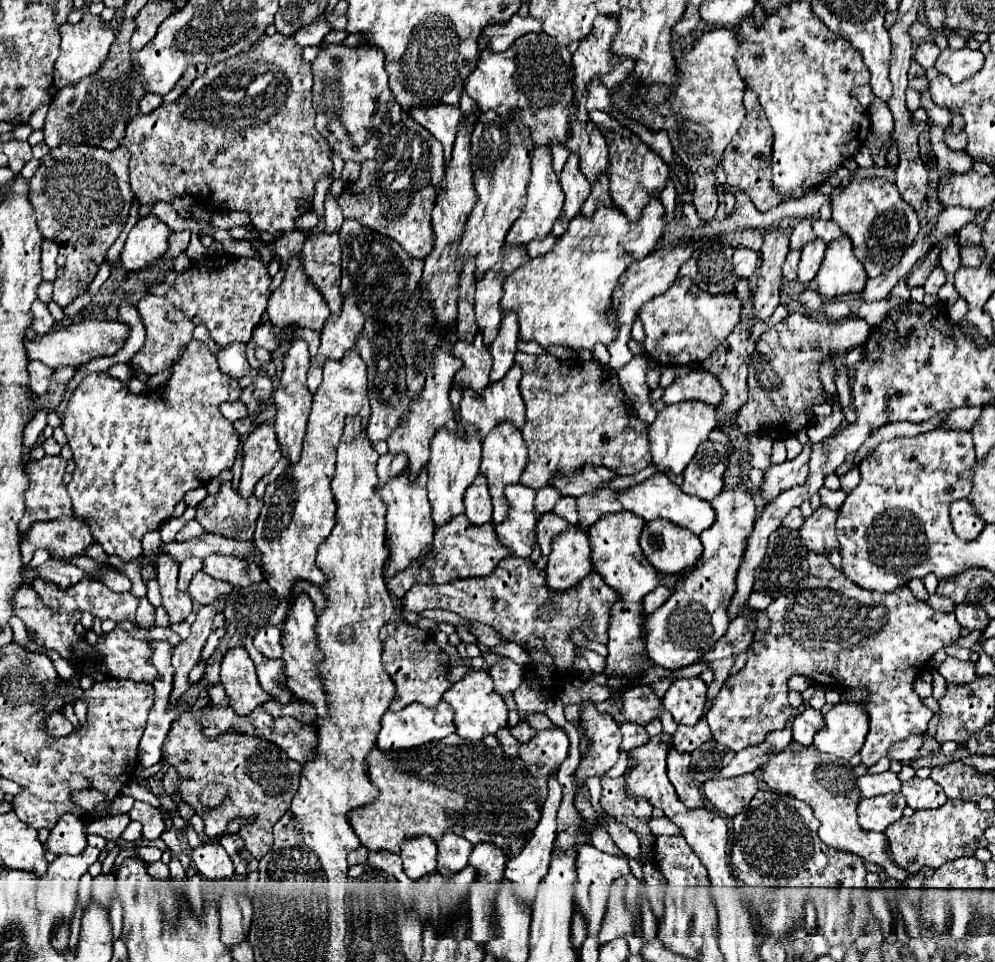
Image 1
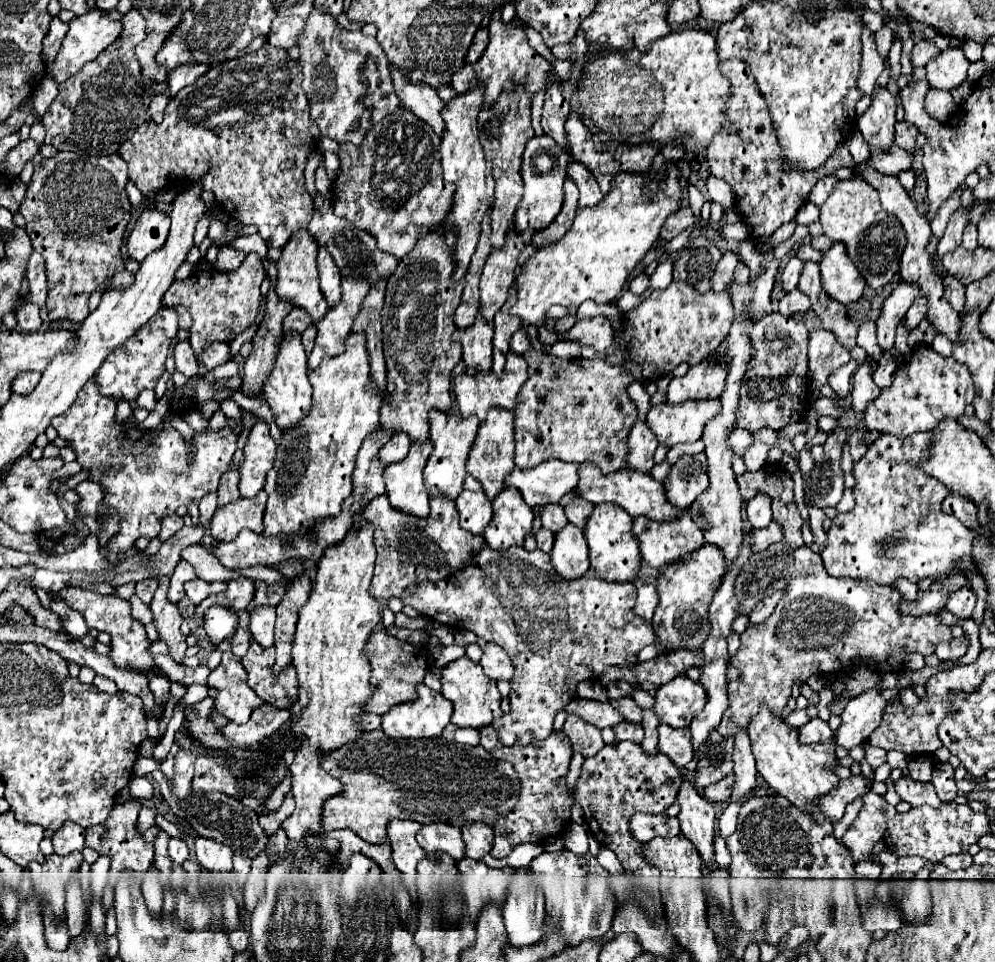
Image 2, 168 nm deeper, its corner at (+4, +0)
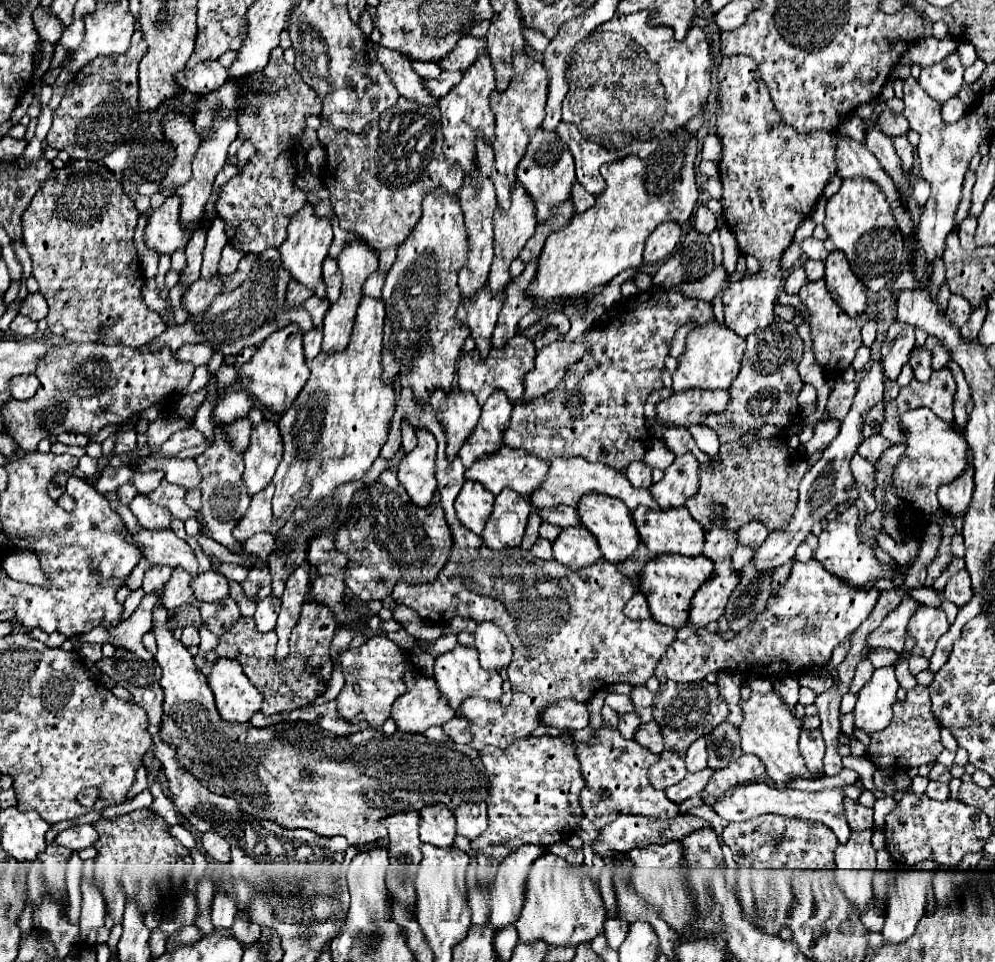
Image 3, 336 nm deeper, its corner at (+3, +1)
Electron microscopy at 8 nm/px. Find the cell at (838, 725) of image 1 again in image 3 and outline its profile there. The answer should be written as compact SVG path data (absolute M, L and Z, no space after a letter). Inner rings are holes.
M894 667L876 669L872 679L858 693L858 703L854 709L856 727L866 733L884 729L892 721L892 705L896 703L896 691L898 681L894 675Z

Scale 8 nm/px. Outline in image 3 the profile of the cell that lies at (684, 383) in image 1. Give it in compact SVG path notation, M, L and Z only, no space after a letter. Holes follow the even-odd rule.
M710 321L708 325L700 325L694 331L688 333L686 337L686 349L684 353L676 359L678 369L672 373L674 381L674 391L686 391L686 389L728 389L730 383L734 381L742 353L744 353L746 341L732 333L726 325Z

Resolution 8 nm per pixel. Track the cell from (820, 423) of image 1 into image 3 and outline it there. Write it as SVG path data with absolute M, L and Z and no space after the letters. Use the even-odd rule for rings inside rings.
M836 419L818 421L818 423L814 425L812 439L799 448L802 449L807 456L812 455L817 450L825 449L839 433L840 425L841 422ZM830 429L832 429L832 431L830 431Z

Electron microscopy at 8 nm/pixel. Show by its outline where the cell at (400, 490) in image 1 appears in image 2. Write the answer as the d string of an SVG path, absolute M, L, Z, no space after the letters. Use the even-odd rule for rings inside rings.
M431 442L411 444L411 450L403 462L385 468L385 490L389 504L405 514L427 518L429 514L429 494L423 486L423 468L431 454Z

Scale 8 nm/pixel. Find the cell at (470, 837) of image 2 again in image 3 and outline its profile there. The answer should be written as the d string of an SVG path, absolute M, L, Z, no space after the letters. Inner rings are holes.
M466 801L464 805L458 805L454 809L454 817L456 817L458 833L468 839L476 839L488 827L488 815L484 803Z

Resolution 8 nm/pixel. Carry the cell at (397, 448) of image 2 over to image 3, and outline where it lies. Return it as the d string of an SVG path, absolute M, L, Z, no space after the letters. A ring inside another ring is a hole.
M404 421L404 425L402 425L402 447L404 447L406 453L410 453L410 451L416 447L414 427L412 427L408 421Z

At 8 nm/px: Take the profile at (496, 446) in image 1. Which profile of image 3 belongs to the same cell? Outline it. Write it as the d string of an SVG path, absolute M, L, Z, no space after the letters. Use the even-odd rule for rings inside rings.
M496 391L492 393L492 397L488 397L488 401L482 405L482 417L478 425L458 453L464 467L470 467L476 459L500 449L506 423L510 421L510 413L512 403L508 401L504 391Z

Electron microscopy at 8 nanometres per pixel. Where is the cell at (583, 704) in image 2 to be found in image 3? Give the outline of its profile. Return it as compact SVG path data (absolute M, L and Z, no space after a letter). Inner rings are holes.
M560 699L548 705L548 709L544 709L544 727L554 727L560 731L588 727L586 703L578 703L572 699Z

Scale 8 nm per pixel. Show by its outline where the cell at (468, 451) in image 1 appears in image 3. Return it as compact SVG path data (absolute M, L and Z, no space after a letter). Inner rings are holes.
M456 387L448 393L436 389L430 397L430 403L434 407L438 421L446 431L446 437L448 437L446 455L452 461L458 455L466 437L476 427L480 419L480 405L476 397L472 397L472 393L464 393Z

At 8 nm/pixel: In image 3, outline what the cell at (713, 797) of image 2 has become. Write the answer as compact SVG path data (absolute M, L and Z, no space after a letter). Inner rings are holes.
M743 754L740 759L732 761L728 767L718 769L714 773L714 777L706 785L706 793L714 797L722 797L728 789L756 781L762 775L764 775L764 763L756 755Z

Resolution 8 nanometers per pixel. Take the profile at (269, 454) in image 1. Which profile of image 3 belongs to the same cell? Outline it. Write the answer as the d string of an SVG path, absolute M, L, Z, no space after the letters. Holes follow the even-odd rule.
M264 419L252 429L250 447L244 453L244 485L248 487L250 495L262 491L274 477L274 471L282 457L282 437L276 423Z

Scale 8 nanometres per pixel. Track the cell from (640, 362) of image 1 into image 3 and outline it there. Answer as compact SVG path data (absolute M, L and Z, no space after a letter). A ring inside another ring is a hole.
M634 461L632 465L626 467L626 477L628 481L632 481L632 485L636 487L650 487L652 485L652 475L650 475L650 467L644 465L644 461Z

